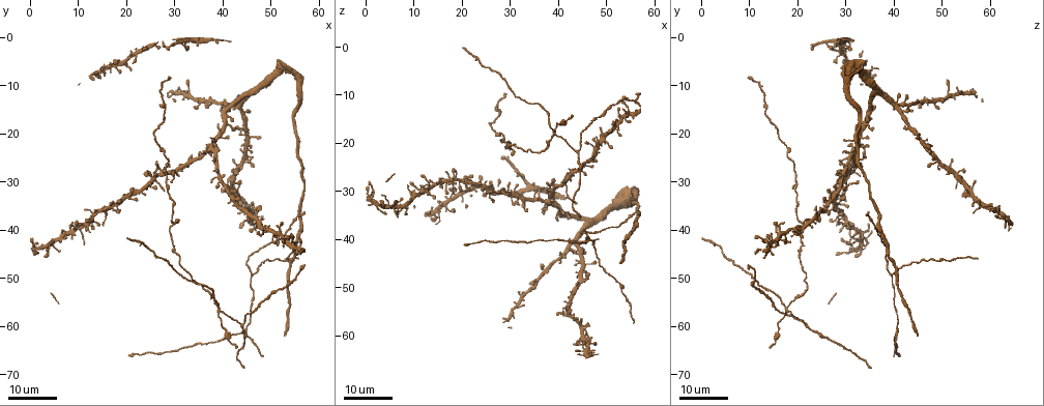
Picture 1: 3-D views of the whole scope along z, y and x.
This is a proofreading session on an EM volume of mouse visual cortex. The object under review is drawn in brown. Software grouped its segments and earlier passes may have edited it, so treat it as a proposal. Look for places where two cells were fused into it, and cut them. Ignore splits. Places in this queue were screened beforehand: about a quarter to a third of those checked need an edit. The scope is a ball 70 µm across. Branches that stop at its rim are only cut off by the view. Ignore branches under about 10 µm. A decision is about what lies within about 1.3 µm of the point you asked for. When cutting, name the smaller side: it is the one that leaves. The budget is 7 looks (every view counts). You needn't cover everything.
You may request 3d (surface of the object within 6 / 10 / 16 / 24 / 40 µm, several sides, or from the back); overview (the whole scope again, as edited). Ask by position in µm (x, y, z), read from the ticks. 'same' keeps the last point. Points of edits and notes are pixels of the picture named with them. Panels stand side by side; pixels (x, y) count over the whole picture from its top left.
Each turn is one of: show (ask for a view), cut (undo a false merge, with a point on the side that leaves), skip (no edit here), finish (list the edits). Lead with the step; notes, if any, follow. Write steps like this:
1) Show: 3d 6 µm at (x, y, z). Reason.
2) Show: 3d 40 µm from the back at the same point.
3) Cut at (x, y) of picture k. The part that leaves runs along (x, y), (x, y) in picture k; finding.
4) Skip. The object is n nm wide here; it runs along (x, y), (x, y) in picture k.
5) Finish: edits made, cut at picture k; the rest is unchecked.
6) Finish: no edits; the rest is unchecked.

Show: 3d 24 µm at (39.0, 56.0, 17.5). Four or more arms meet.

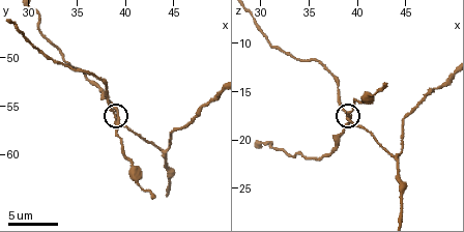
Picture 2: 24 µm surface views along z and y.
Show: 3d 6 µm at the same point.

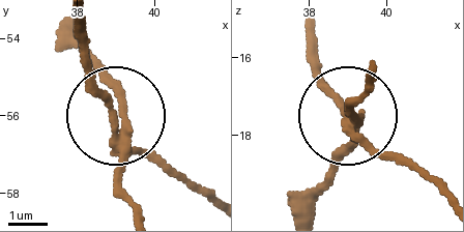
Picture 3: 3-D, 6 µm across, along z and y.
Show: 3d 6 µm from the back at the same point.

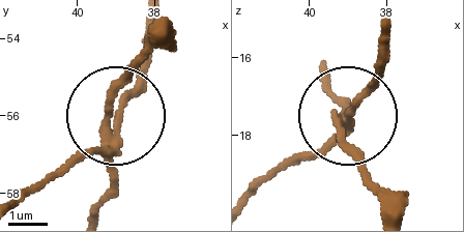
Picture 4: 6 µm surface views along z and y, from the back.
Cut at (116, 91) of picture 4. The part that leaves runs along (346, 122), (336, 135), (385, 211) in picture 4; two cells meet here.

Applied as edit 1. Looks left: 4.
Show: 3d 10 µm at (43.6, 59.8, 21.6). Arms part here.

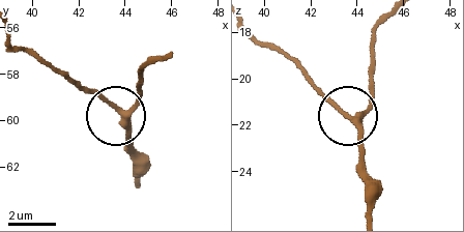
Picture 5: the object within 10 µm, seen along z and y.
Skip. The object is 250 nm wide here; one cell here.

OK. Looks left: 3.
Show: 3d 24 µm at (46.0, 49.0, 39.5). Three-way junction.

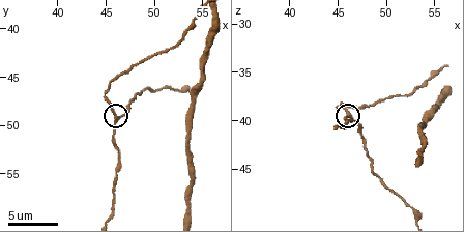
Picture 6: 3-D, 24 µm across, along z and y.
Show: 3d 6 µm at (46.2, 49.6, 39.4).

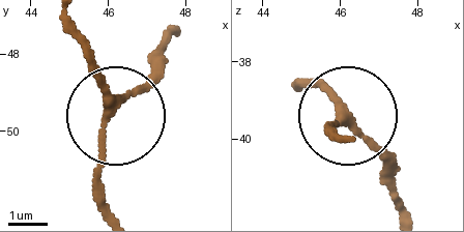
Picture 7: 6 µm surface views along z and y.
Skip. The object is 200 nm wide here; it runs along (66, 24), (113, 107), (162, 57) in picture 7; continuous, no second cell.

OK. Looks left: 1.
Finish: edits made, cut at picture 4; the rest is unchecked.

